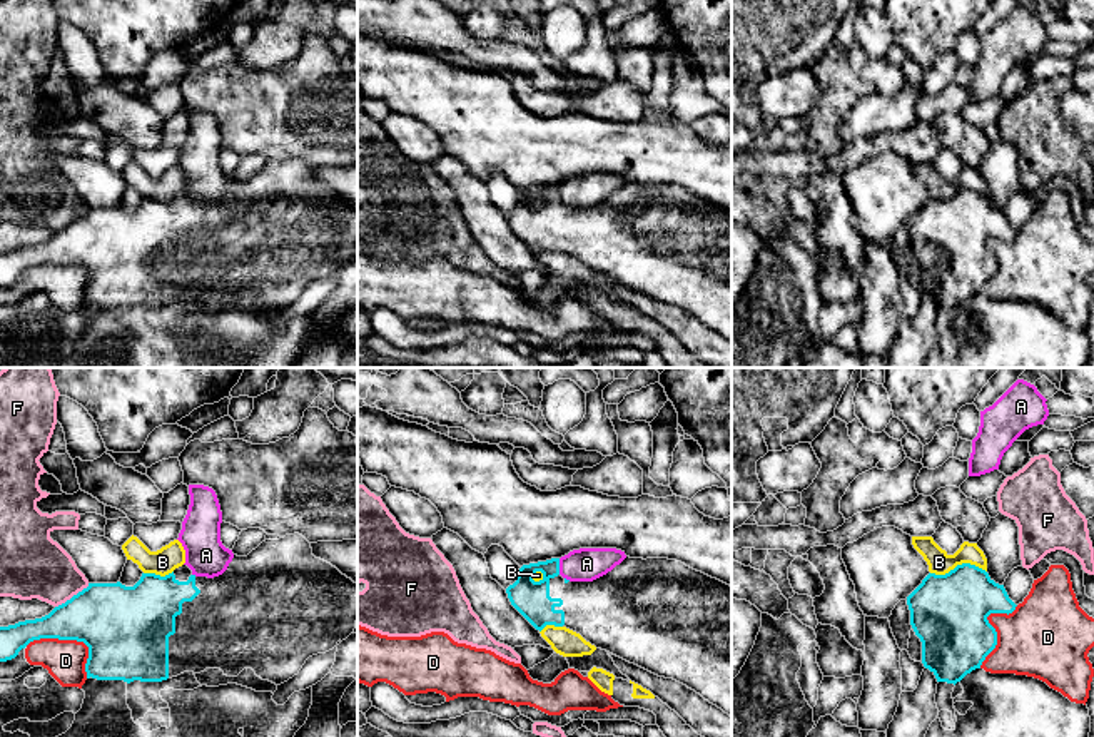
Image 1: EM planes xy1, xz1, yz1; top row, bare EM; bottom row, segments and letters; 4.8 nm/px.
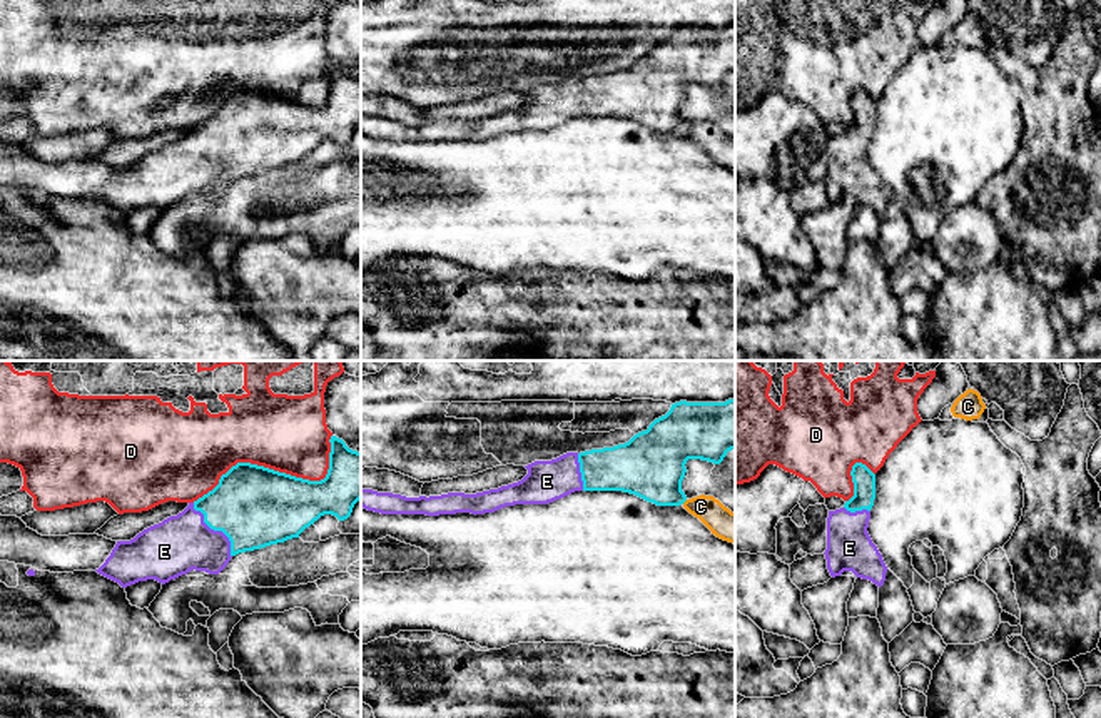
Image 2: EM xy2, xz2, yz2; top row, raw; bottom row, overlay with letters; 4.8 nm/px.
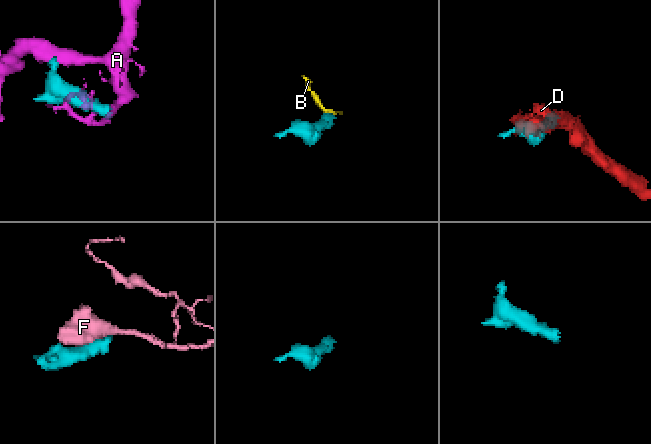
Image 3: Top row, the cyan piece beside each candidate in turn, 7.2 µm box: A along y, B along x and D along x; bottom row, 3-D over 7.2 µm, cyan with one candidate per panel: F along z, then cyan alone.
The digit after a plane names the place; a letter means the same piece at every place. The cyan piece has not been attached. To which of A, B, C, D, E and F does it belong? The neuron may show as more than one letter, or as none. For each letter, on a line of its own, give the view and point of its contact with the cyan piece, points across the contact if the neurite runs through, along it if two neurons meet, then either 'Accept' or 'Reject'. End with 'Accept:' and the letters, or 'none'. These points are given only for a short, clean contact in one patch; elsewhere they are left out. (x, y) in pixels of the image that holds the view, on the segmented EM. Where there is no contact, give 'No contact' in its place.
A: Touches cyan at xz1 (558, 567). Reject
B: Touches cyan at yz1 (957, 565). Boundary: yz1 (986, 570), (969, 564), (957, 564), (944, 574), (931, 574). Reject
C: Touches cyan at xz2 (684, 501). Reject
D: Touches cyan at xy2 (278, 471). Reject
E: Touches cyan at xy2 (216, 530). Accept
F: Touches cyan at xy1 (74, 595). Reject
Accept: E

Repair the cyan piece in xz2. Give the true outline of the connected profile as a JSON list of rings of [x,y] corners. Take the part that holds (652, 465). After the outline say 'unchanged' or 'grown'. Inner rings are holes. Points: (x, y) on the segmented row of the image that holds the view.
[[[735,397],[725,402],[680,401],[628,442],[580,454],[566,453],[551,461],[535,461],[525,466],[528,474],[518,483],[476,494],[448,493],[429,498],[361,489],[361,508],[381,514],[485,514],[515,504],[548,504],[575,491],[623,491],[657,506],[680,506],[687,501],[682,491],[687,461],[702,459],[720,464],[732,449],[735,449]]]; grown

